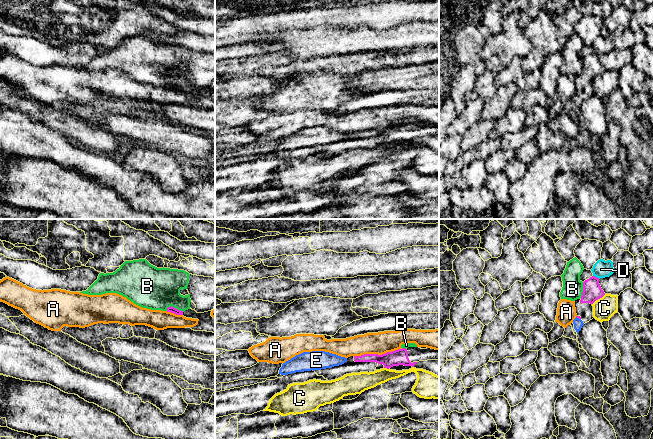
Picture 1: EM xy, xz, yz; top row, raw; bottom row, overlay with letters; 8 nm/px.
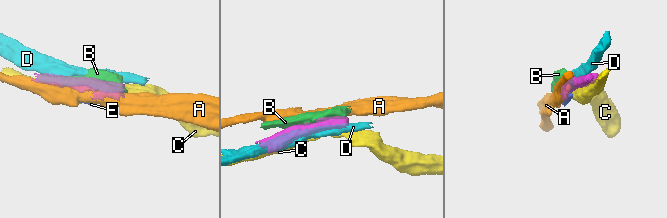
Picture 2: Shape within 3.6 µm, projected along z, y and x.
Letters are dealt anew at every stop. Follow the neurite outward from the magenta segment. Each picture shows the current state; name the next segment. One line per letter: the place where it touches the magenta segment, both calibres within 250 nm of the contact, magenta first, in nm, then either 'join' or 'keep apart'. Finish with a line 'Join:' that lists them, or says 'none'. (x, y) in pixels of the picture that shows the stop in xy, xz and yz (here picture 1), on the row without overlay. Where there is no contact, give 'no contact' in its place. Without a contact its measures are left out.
A: contact xz (377, 130); calibres 130 and 180 nm; keep apart
B: contact xy (175, 84); calibres 50 and 340 nm; keep apart
C: contact yz (598, 74); calibres 160 and 180 nm; keep apart
D: contact yz (596, 53); calibres 160 and 140 nm; keep apart
E: contact yz (578, 93); calibres 20 and 80 nm; keep apart
Join: none

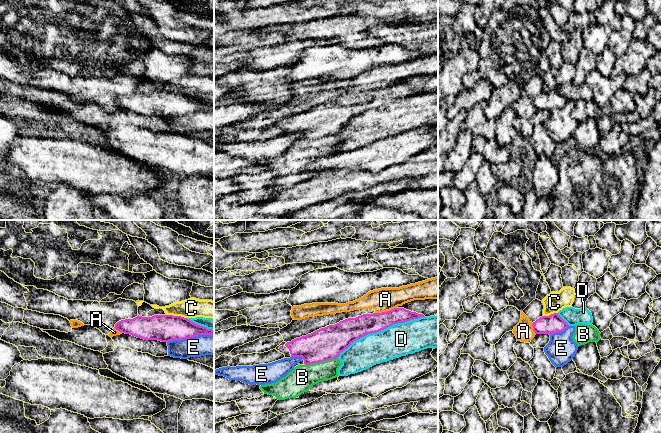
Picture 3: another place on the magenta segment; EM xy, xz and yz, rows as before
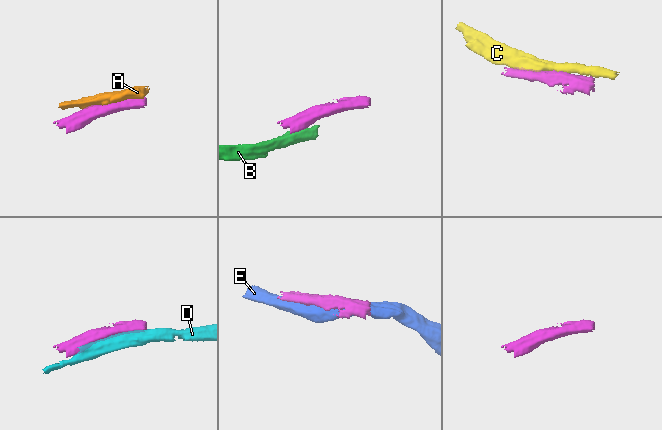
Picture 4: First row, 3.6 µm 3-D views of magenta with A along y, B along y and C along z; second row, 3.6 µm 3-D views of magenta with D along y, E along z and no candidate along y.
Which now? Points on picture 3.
A: contact xz (385, 88); calibres 170 and 190 nm; keep apart
B: contact xz (321, 137); calibres 260 and 200 nm; keep apart
C: contact xy (176, 92); calibres 220 and 160 nm; keep apart
D: contact xz (380, 106); calibres 190 and 260 nm; keep apart
E: contact xy (190, 113); calibres 220 and 170 nm; keep apart
Join: none

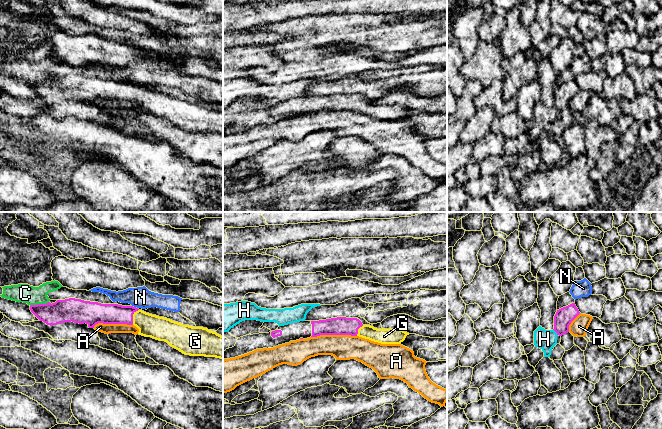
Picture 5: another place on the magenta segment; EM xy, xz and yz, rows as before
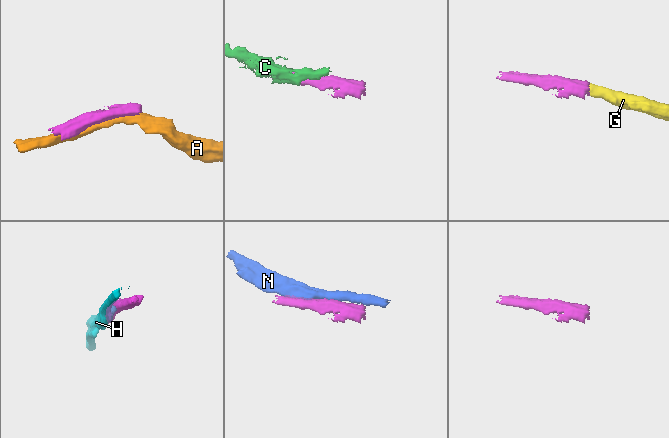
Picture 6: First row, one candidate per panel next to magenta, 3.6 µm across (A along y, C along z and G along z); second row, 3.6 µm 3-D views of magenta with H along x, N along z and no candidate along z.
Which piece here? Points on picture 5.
A: contact xz (333, 110); calibres 140 and 200 nm; keep apart
C: contact xy (39, 80); calibres 180 and 150 nm; keep apart
G: contact xy (132, 93); calibres 160 and 190 nm; join
H: contact yz (555, 107); calibres 140 and 160 nm; keep apart
N: no contact; keep apart
Join: G

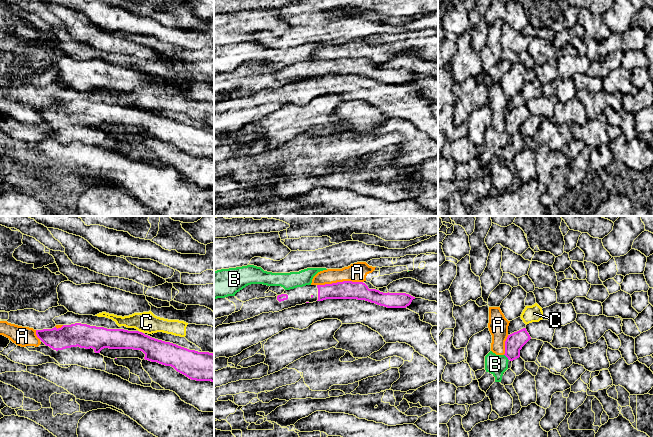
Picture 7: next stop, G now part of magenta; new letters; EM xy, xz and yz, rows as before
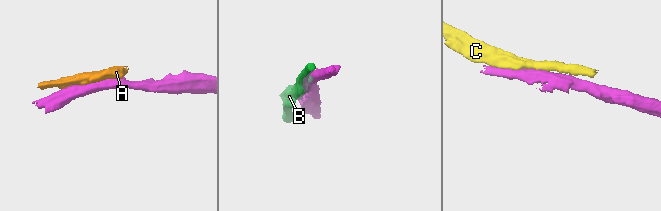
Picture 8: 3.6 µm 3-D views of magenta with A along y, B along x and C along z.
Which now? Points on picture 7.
A: contact xz (339, 58); calibres 140 and 160 nm; keep apart
B: contact yz (506, 132); calibres 140 and 160 nm; keep apart
C: no contact; keep apart
Join: none

